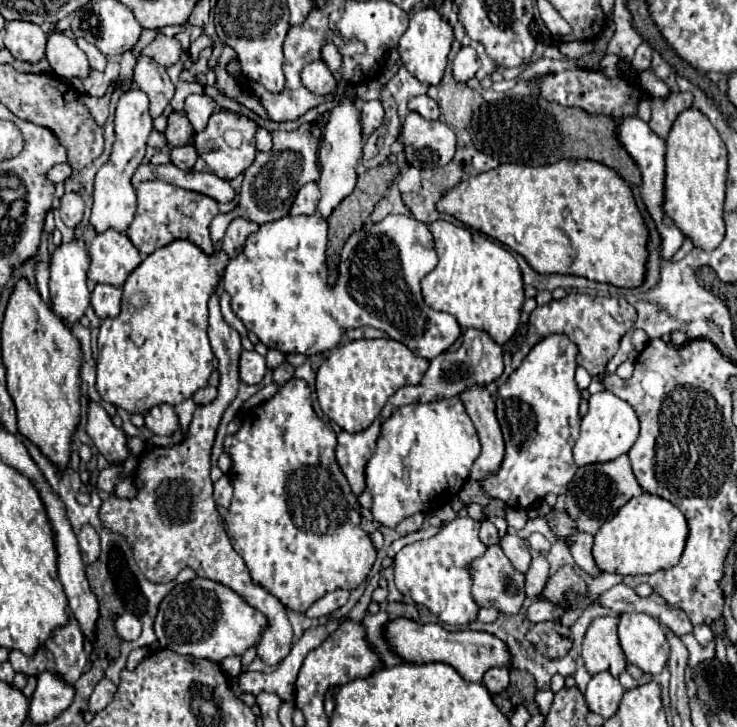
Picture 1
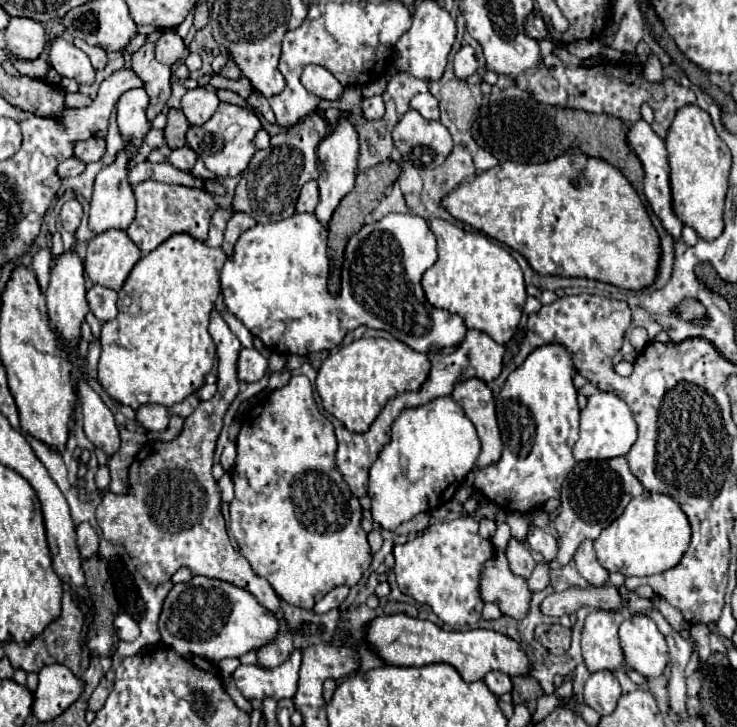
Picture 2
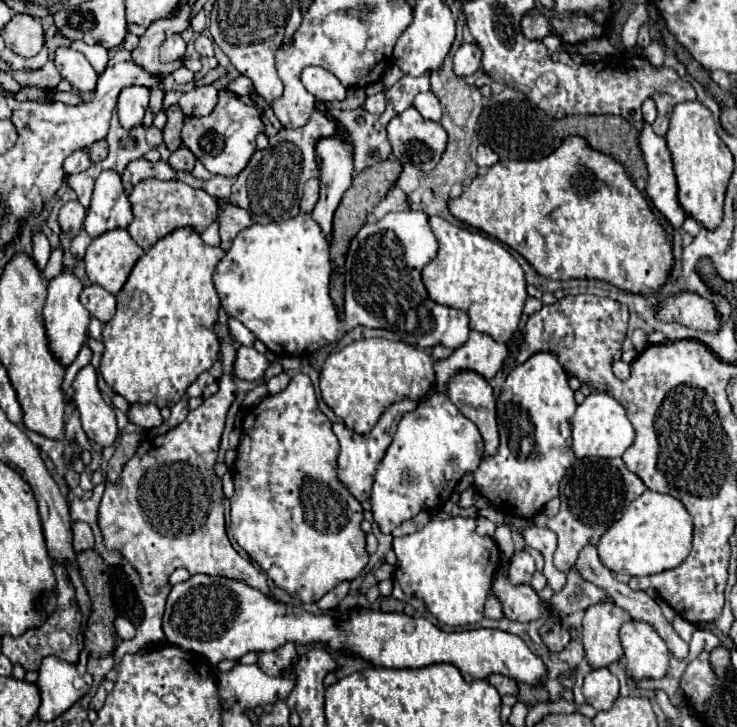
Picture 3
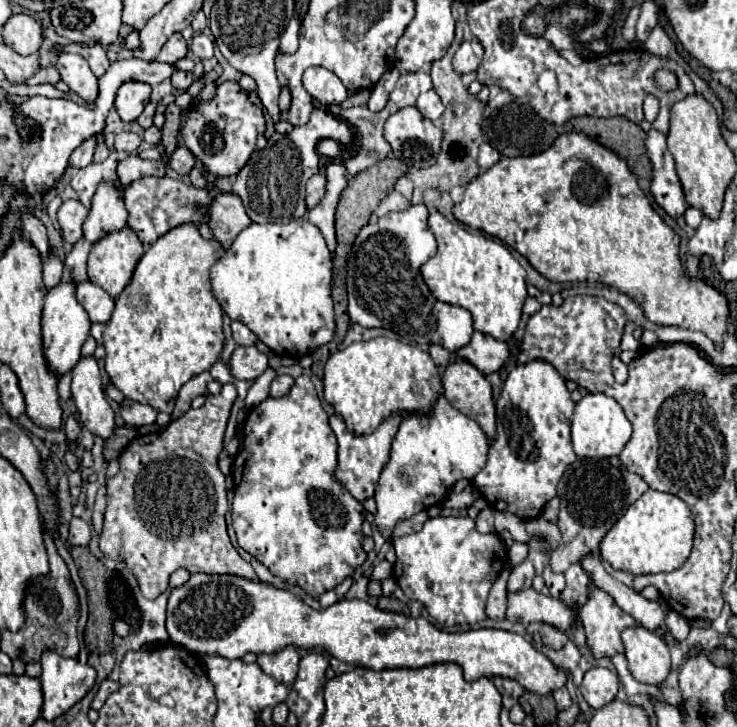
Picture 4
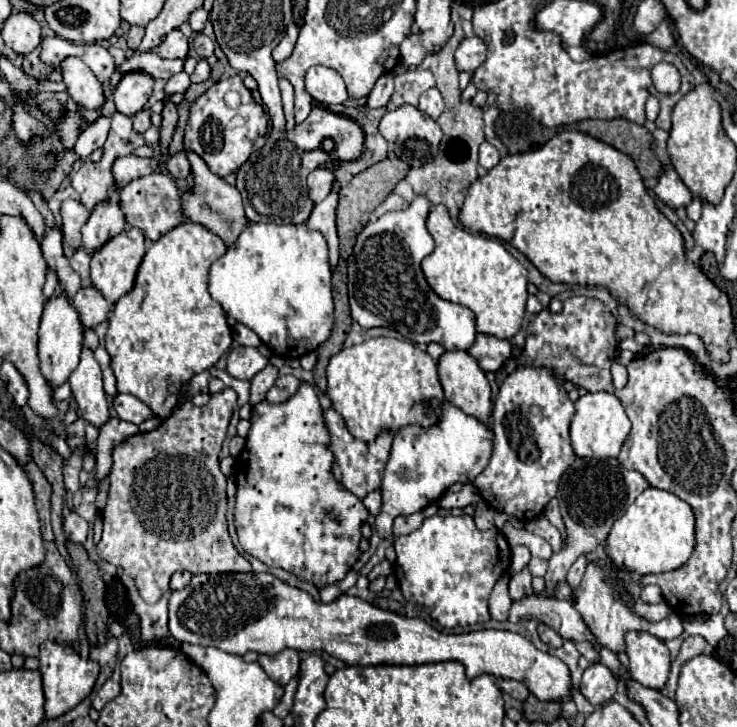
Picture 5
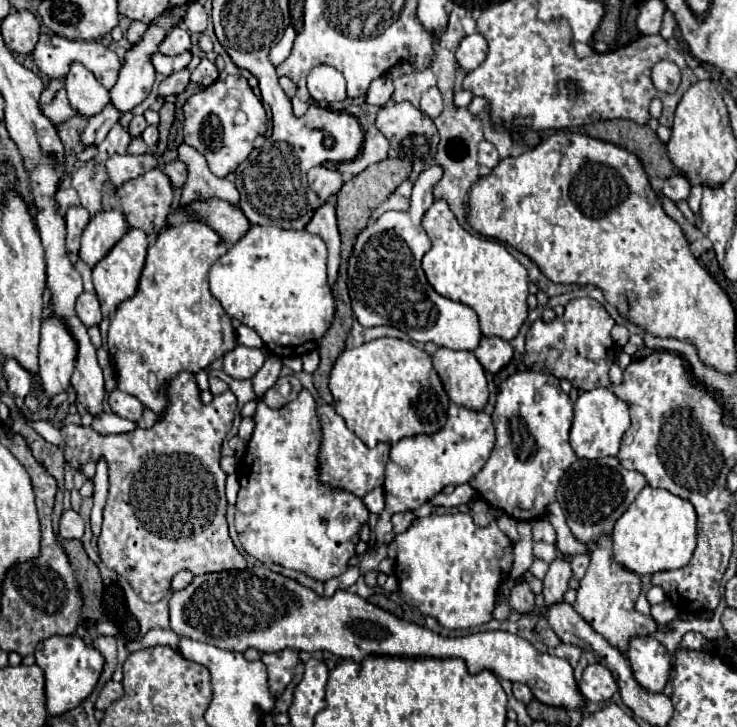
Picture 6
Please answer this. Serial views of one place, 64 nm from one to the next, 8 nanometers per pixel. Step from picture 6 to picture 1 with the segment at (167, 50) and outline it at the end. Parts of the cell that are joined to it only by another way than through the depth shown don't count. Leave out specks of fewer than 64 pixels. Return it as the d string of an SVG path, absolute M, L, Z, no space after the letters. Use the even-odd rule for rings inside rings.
M158 34L154 38L154 42L144 48L144 52L148 52L148 56L152 56L152 60L156 60L158 64L168 68L168 66L172 66L172 64L176 64L180 60L182 46L180 46L180 42L176 38Z

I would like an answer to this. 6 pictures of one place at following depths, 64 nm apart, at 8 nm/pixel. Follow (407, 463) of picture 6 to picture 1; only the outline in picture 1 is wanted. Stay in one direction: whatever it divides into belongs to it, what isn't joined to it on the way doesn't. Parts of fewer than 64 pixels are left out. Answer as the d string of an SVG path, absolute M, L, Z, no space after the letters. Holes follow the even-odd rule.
M458 398L398 408L384 424L376 452L366 466L366 484L372 492L374 520L396 528L416 512L432 512L450 504L470 474L480 454L478 434Z

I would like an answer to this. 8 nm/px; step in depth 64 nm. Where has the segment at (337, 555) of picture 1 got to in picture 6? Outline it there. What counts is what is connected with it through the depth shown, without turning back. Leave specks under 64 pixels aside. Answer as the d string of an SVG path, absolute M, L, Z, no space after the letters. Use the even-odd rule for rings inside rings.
M302 390L294 402L280 410L272 410L260 400L254 420L256 428L252 440L236 468L240 480L236 530L242 548L264 564L280 564L322 582L332 576L340 576L340 572L348 566L348 560L354 556L358 530L368 522L370 512L358 496L352 496L350 492L332 492L332 488L320 488L320 482L316 480L320 422L314 398L308 390ZM310 536L312 544L290 544Z

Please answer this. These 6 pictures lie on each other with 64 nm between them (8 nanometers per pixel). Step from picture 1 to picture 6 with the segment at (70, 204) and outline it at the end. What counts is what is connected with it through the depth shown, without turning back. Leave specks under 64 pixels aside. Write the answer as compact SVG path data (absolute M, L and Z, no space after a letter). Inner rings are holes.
M74 206L66 212L64 218L66 218L66 230L68 230L68 236L66 236L68 252L78 252L80 250L80 236L84 232L86 224L90 222L90 214L82 206Z

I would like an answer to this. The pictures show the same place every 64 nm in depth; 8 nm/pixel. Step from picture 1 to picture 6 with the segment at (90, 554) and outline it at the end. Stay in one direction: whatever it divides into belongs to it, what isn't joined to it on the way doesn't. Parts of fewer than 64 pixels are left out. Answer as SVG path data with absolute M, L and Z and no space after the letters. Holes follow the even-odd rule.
M64 510L60 516L58 536L60 538L82 538L84 534L84 520L74 510Z

